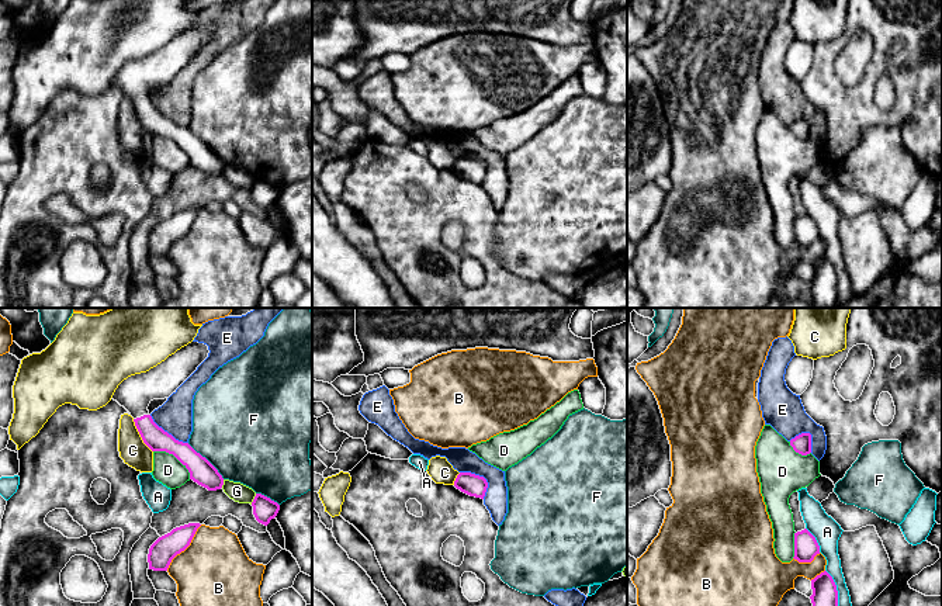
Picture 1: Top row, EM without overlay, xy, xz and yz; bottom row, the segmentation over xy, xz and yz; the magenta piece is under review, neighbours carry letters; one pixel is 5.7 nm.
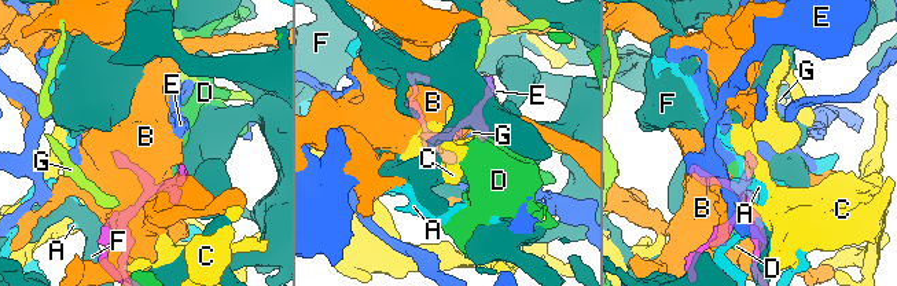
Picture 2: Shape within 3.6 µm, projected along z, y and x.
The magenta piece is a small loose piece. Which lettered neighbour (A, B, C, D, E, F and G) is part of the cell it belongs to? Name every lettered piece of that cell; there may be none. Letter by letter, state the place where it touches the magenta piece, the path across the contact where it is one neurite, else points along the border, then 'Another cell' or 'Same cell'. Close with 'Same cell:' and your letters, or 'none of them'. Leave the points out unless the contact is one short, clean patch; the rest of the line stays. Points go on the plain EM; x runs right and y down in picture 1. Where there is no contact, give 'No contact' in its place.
A: Touches magenta at yz (837, 277). Another cell
B: Touches magenta at xy (184, 234). Another cell
C: Touches magenta at xy (141, 121). Boundary: xy (132, 104), (142, 127), (152, 137). Another cell
D: Touches magenta at xy (175, 141). Another cell
E: Touches magenta at xz (482, 162). Boundary: xz (460, 156), (478, 159), (485, 165), (487, 176), (484, 183). Another cell
F: Touches magenta at xy (207, 145). Another cell
G: Touches magenta at xy (253, 184). Boundary: xy (256, 179), (250, 189). Another cell
Same cell: none of them

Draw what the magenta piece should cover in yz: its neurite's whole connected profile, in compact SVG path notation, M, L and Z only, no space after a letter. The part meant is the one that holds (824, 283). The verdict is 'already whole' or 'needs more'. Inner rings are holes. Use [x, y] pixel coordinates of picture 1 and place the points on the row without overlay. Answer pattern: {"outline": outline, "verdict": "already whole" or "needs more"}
{"outline": "M824 256L811 264L813 308L828 308L837 302L838 276L832 262Z", "verdict": "already whole"}

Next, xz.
{"outline": "M460 157L454 166L454 172L470 181L484 184L488 167L484 162L471 157Z", "verdict": "already whole"}

